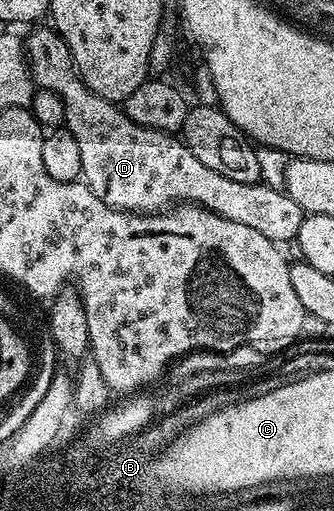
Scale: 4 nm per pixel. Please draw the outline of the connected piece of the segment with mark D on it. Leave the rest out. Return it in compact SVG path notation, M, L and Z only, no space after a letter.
M47 27L26 46L25 52L29 58L31 76L40 90L53 92L64 105L65 127L77 139L77 147L81 151L82 180L97 194L106 205L112 205L124 211L143 211L147 201L159 201L162 197L184 197L187 202L196 206L211 209L227 219L237 223L245 223L245 227L253 227L253 231L261 231L265 239L276 243L294 242L301 231L304 211L282 188L270 189L267 183L257 185L242 185L233 183L225 175L205 167L187 150L178 136L160 129L150 129L133 122L126 116L124 110L114 101L101 99L79 76L71 59L69 47L54 28Z

